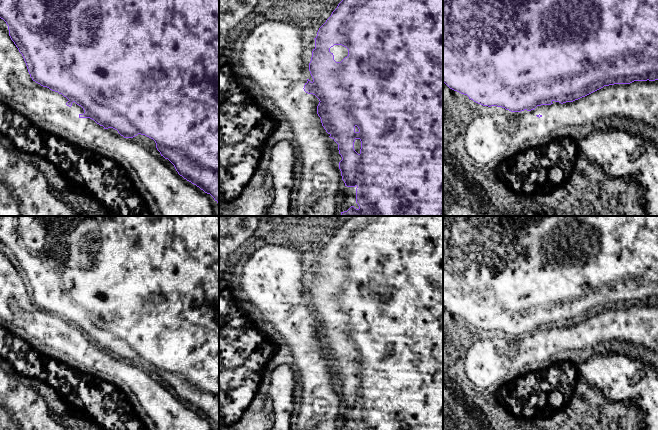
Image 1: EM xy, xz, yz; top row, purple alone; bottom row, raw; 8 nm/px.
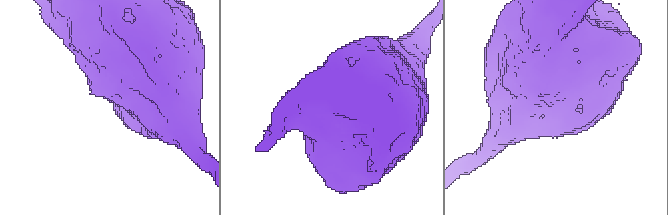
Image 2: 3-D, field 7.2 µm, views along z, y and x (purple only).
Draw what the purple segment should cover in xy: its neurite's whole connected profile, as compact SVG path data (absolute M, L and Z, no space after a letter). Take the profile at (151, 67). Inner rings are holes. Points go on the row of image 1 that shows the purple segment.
M0 0L0 18L6 22L9 36L22 54L33 81L62 94L69 100L67 106L71 107L73 102L81 106L84 113L79 118L90 118L104 129L113 128L124 138L141 134L153 139L161 156L174 165L178 174L210 194L219 205L219 0Z

